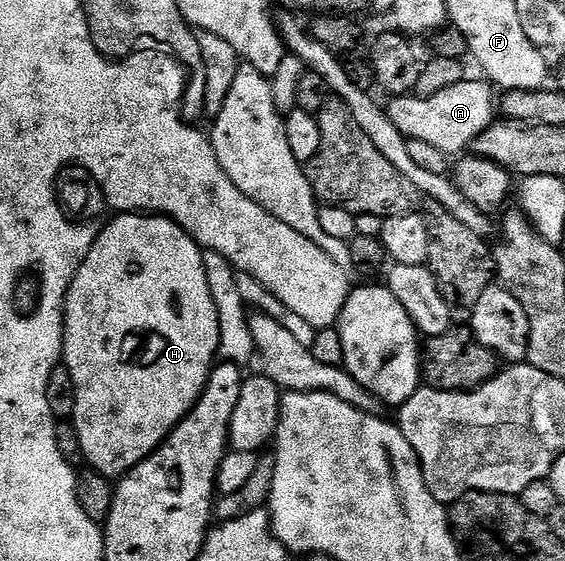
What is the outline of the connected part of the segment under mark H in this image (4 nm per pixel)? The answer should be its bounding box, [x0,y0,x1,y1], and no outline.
[63,212,219,480]

